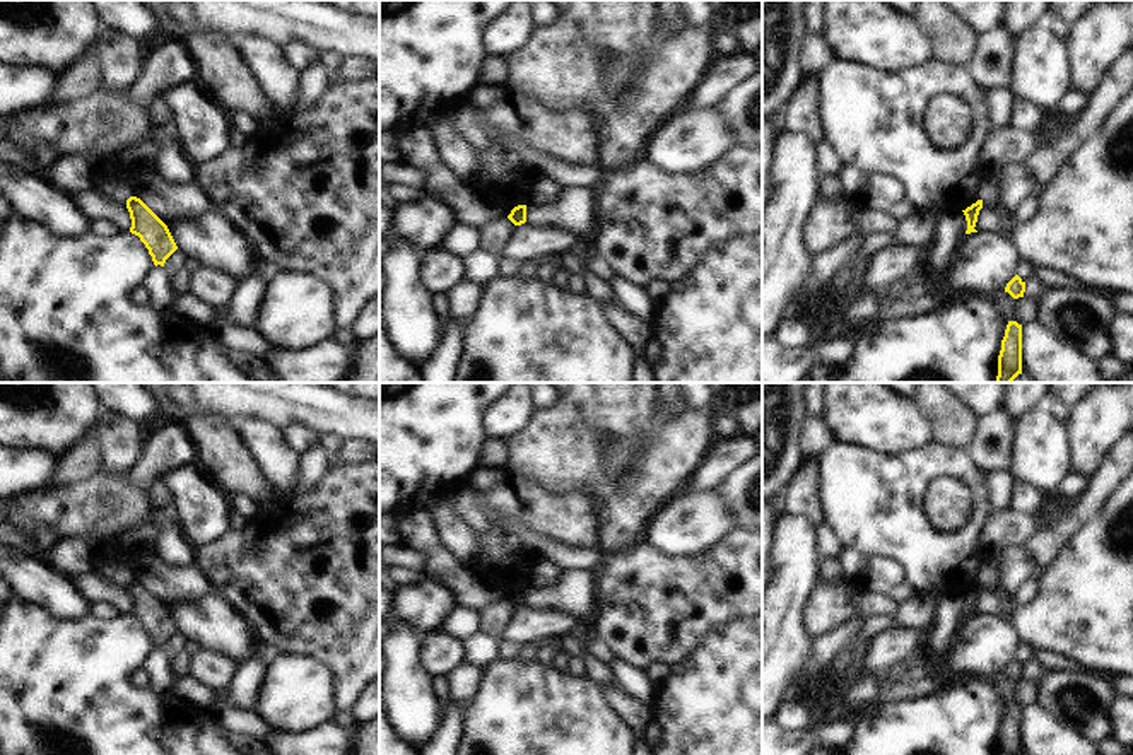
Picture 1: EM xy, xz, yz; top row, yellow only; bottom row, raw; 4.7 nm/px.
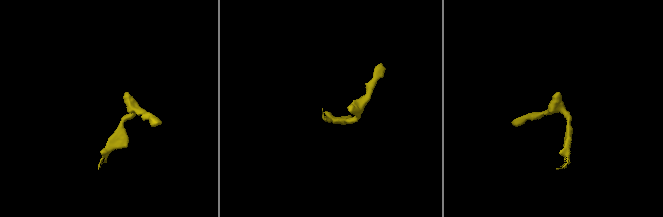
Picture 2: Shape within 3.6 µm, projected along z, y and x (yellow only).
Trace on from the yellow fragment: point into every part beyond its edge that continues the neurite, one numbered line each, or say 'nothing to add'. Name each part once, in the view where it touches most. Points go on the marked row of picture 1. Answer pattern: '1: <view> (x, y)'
nothing to add

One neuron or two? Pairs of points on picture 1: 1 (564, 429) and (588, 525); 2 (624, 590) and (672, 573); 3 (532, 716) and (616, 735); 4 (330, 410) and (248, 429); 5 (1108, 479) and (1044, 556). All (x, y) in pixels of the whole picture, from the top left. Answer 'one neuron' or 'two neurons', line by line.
1: two neurons
2: one neuron
3: one neuron
4: two neurons
5: one neuron

